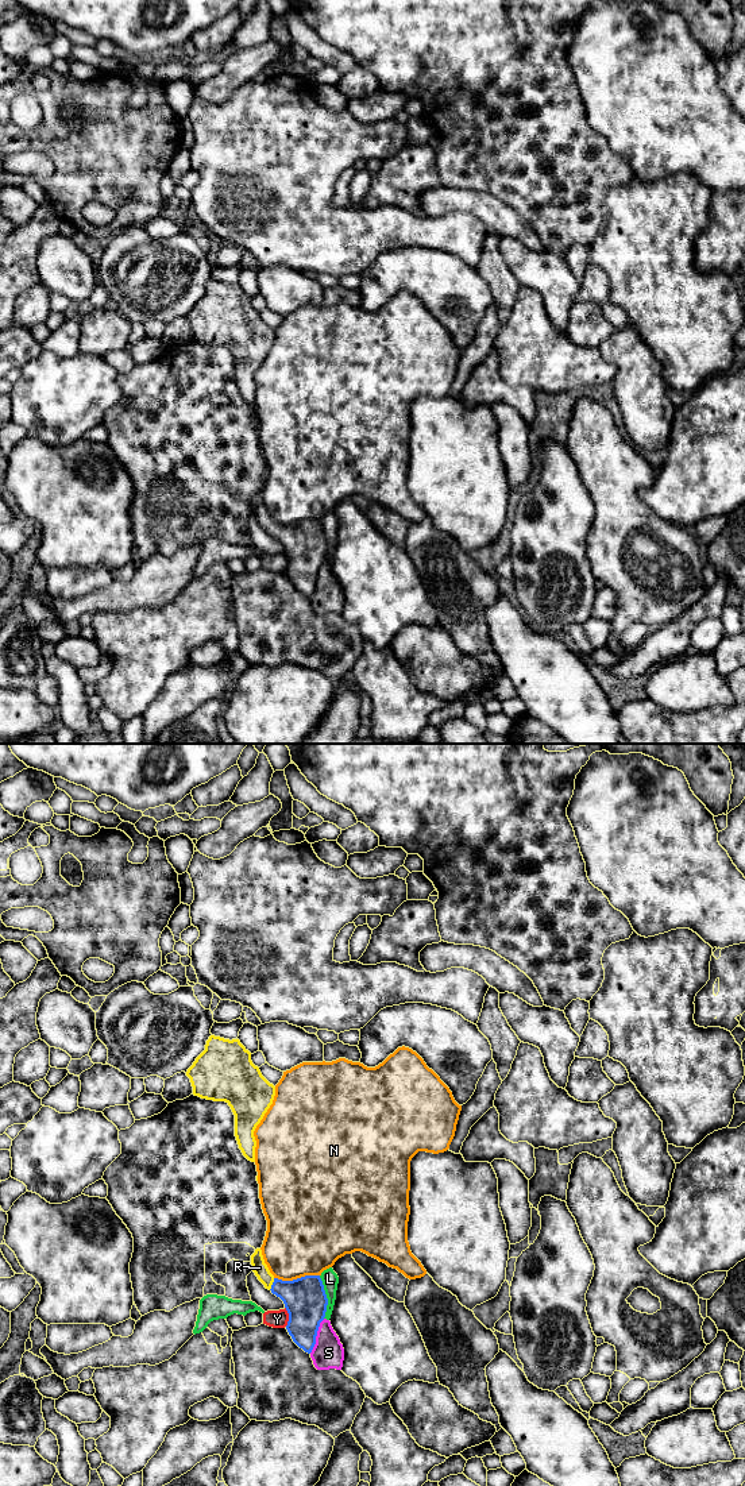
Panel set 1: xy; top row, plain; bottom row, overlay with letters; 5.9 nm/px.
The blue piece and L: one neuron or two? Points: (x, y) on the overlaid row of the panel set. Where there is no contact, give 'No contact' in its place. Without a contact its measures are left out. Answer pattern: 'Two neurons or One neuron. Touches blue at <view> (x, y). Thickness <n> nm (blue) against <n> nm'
Two neurons. Touches blue at xy (325, 1297). Thickness 260 nm (blue) against 100 nm

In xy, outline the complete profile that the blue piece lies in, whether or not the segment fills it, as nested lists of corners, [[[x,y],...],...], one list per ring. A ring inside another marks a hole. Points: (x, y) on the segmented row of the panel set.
[[[260,1248],[251,1255],[251,1265],[265,1288],[283,1301],[289,1313],[286,1329],[293,1342],[310,1354],[328,1305],[320,1275],[305,1275],[293,1281],[278,1279],[265,1263]]]

